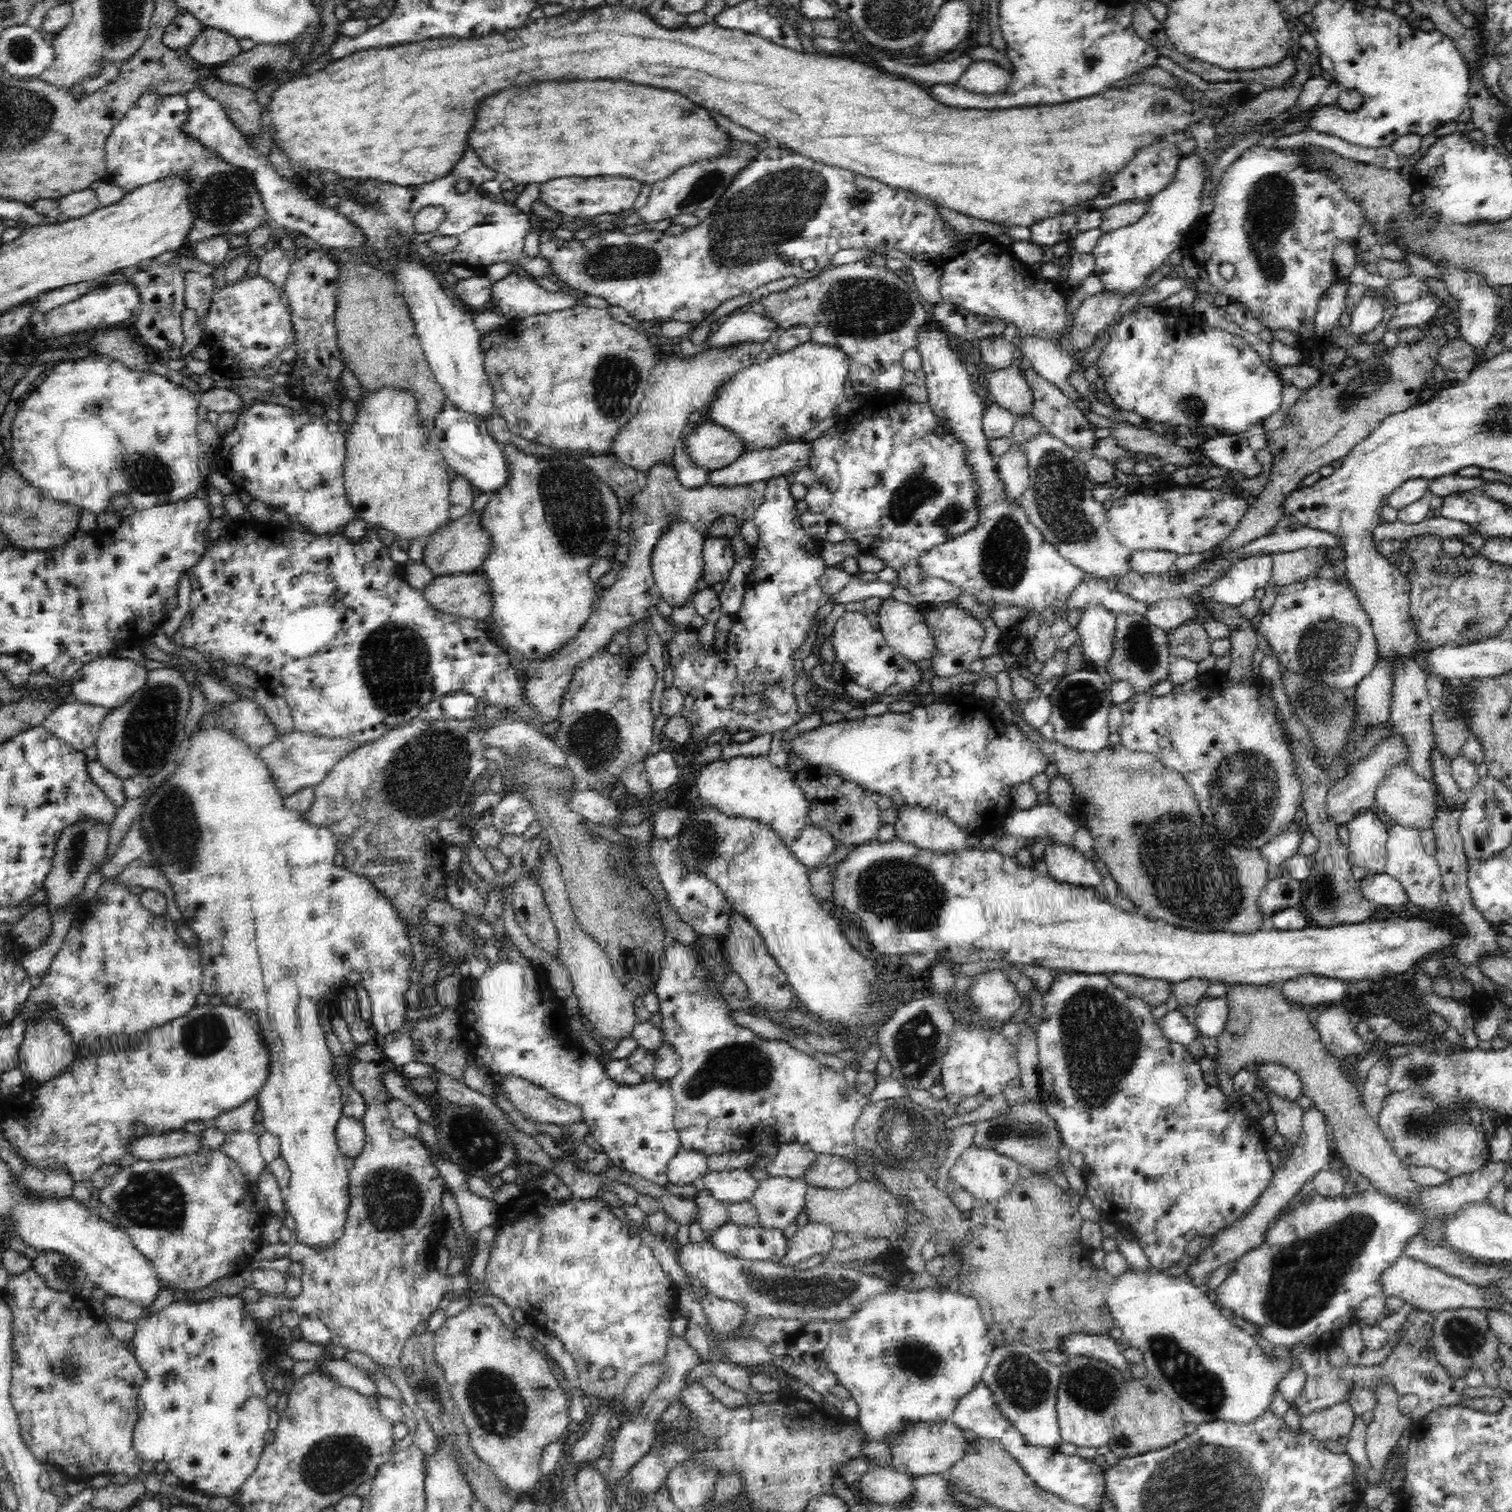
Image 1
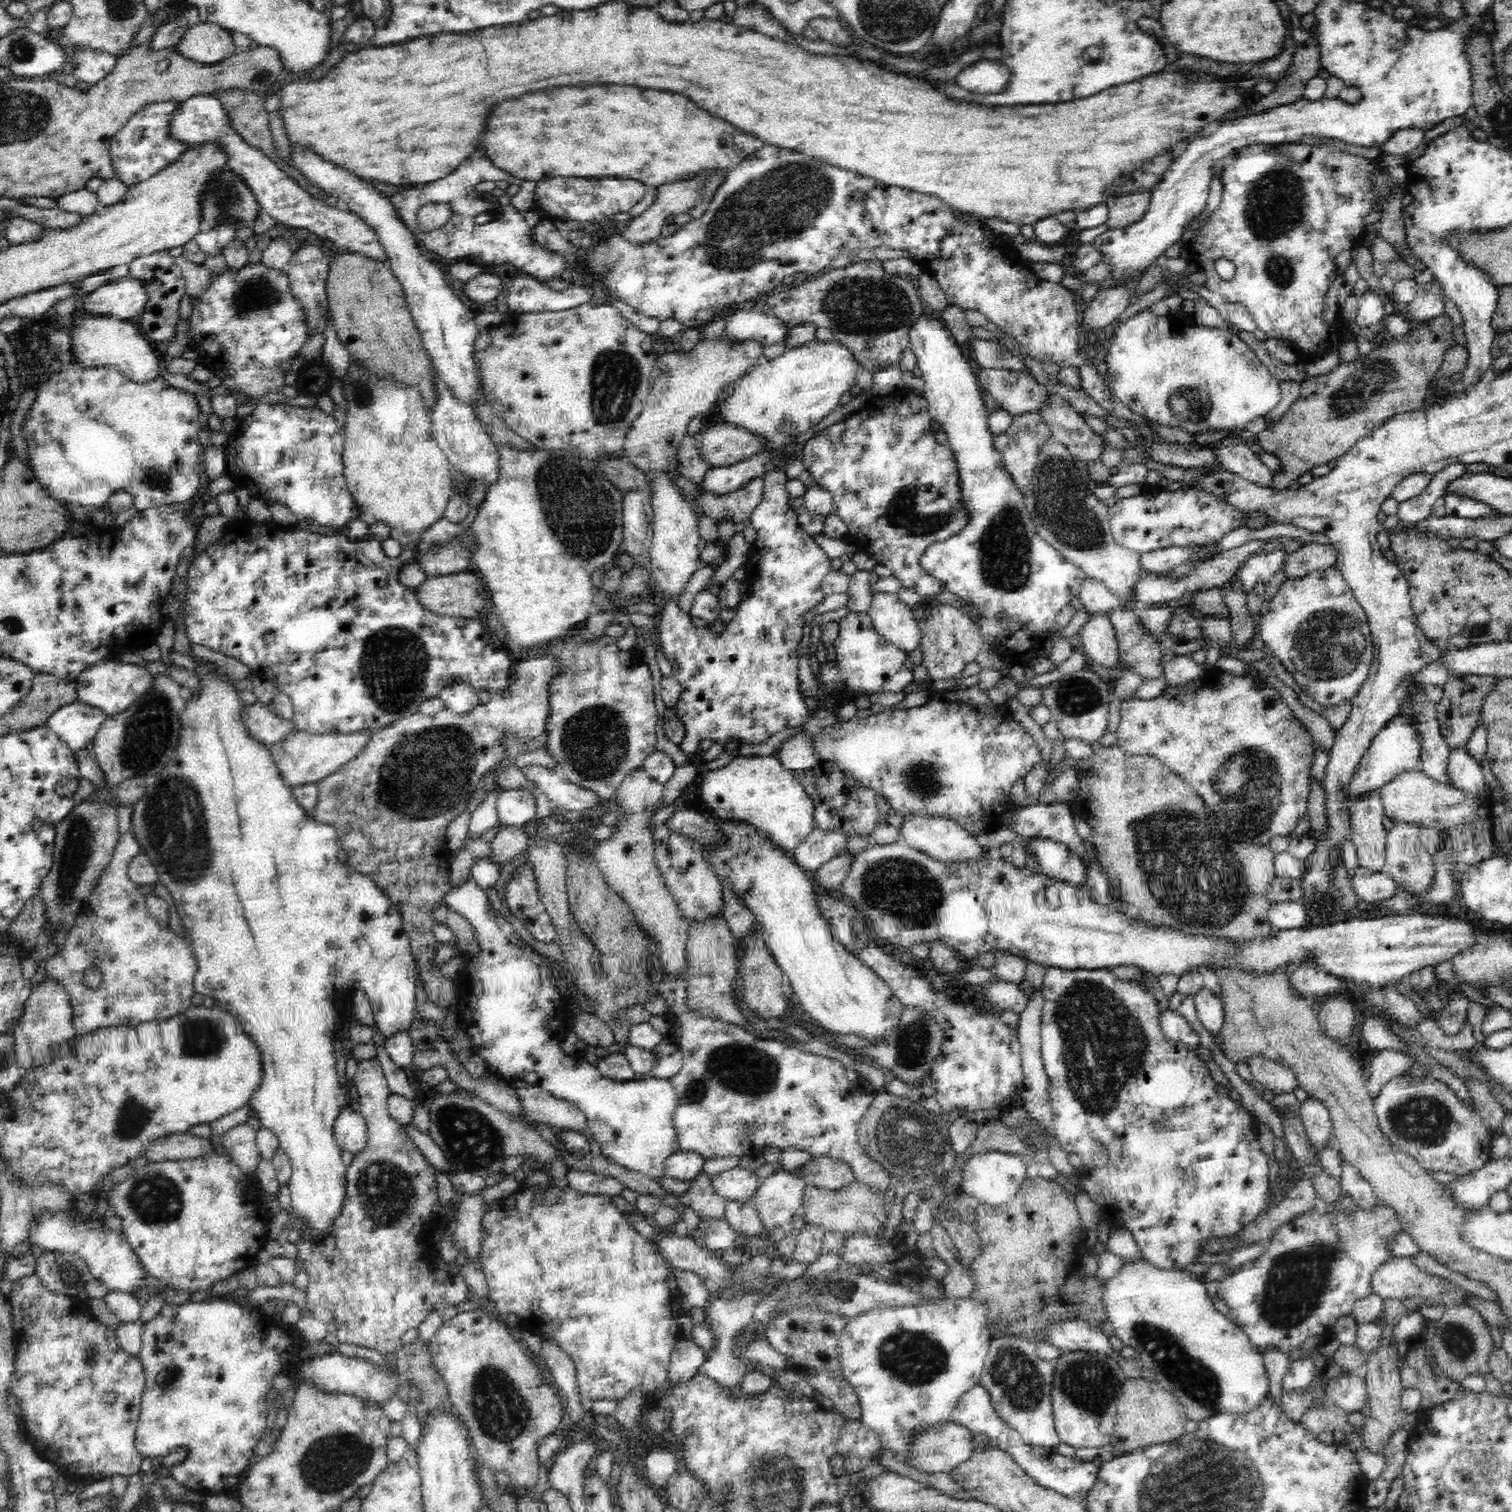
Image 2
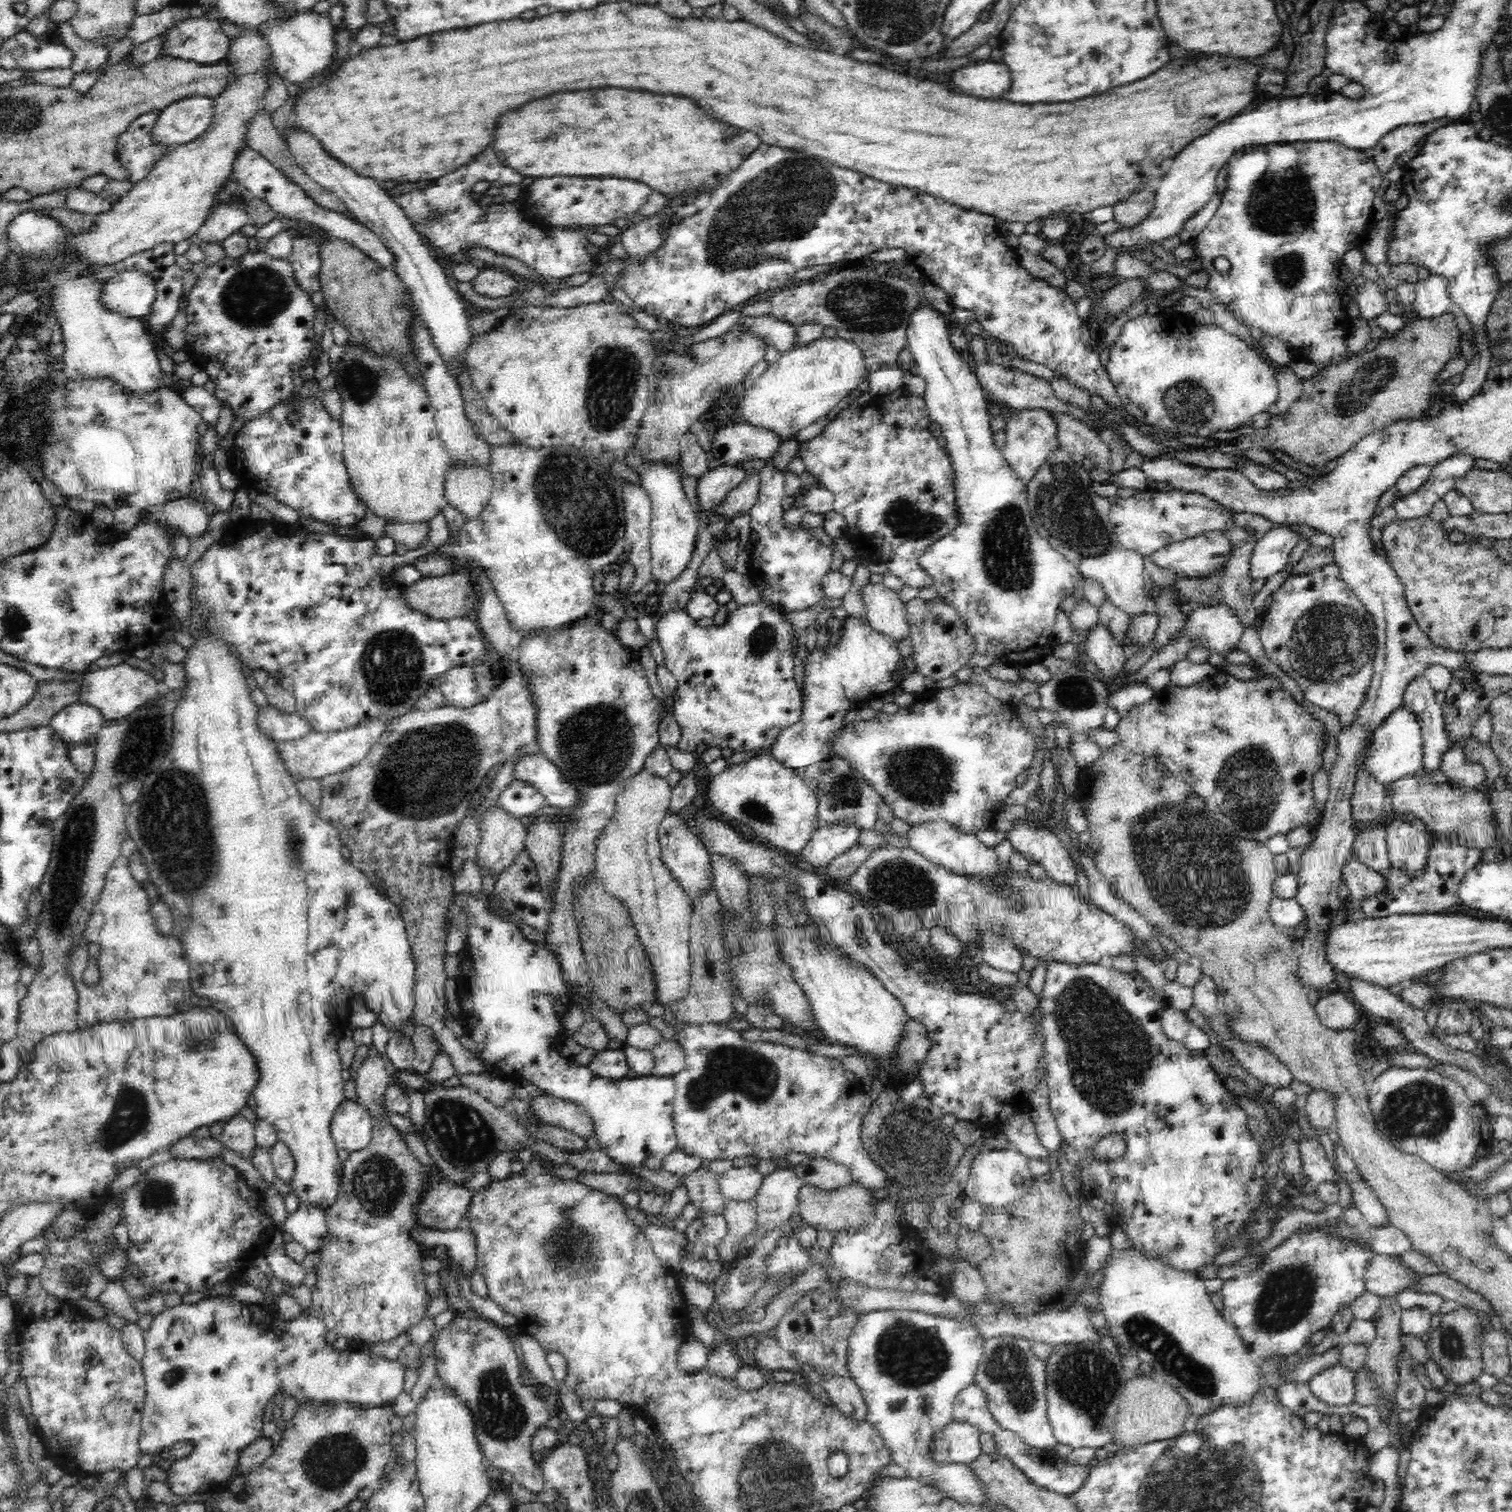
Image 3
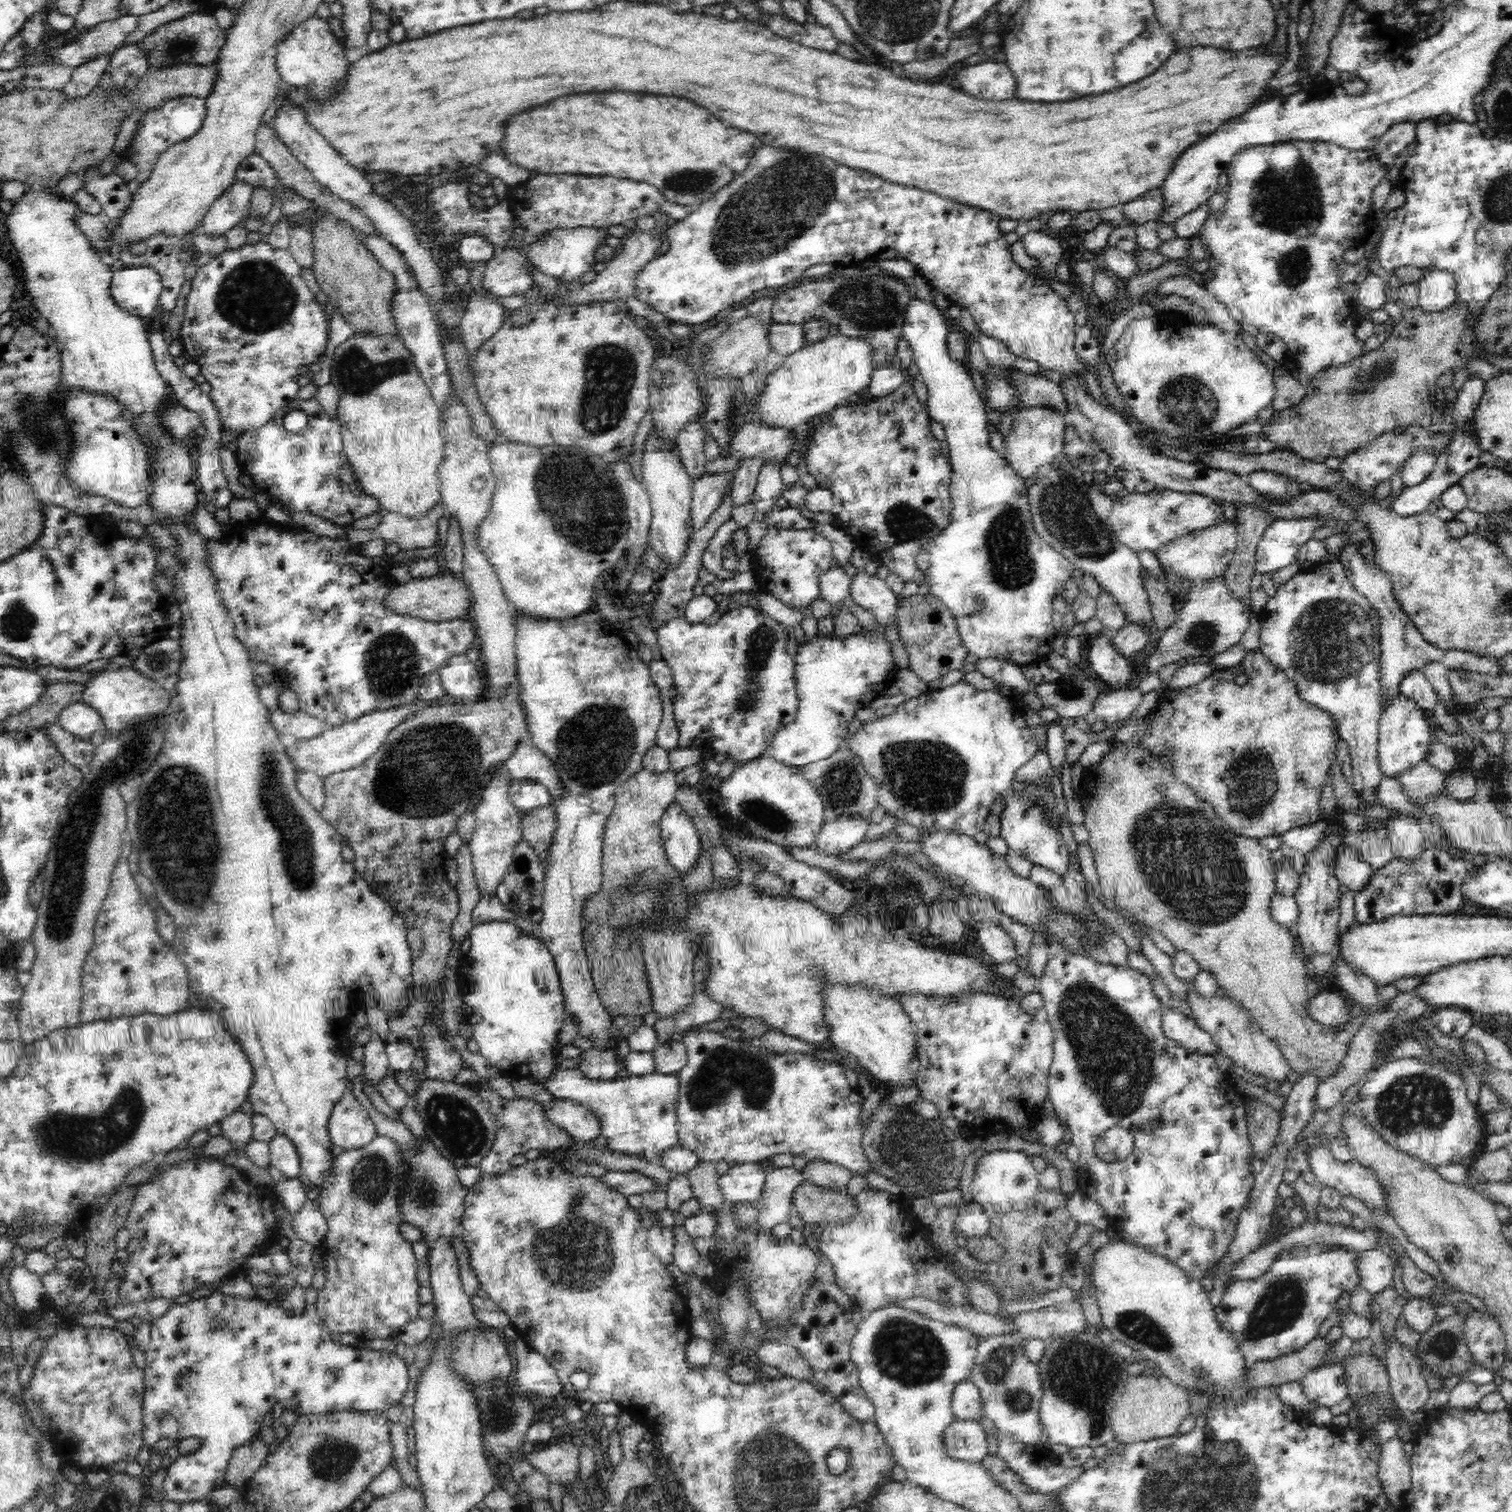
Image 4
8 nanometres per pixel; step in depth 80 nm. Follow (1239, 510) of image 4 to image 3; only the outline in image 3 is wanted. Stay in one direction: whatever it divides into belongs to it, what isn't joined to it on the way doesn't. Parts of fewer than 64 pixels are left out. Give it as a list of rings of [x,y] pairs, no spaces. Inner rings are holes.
[[[1258,534],[1250,542],[1238,543],[1232,549],[1229,559],[1225,562],[1223,575],[1218,581],[1220,596],[1226,605],[1234,609],[1238,621],[1244,623],[1244,628],[1251,627],[1259,622],[1260,614],[1252,605],[1253,593],[1250,591],[1250,556],[1254,546],[1261,539]]]

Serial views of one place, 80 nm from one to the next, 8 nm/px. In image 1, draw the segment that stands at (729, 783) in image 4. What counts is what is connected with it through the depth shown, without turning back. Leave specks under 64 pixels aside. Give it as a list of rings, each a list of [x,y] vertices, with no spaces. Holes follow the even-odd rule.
[[[742,756],[705,765],[700,769],[695,783],[699,798],[704,800],[705,805],[731,817],[766,823],[790,846],[809,823],[807,799],[794,778],[794,772],[776,768],[767,756]]]

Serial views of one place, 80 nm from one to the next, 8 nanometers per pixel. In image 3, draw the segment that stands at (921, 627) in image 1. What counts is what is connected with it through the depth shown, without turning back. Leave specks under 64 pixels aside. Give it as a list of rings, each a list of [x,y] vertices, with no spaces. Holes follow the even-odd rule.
[[[868,583],[861,588],[860,596],[867,608],[866,619],[874,630],[894,642],[910,638],[905,602],[899,593],[890,590],[884,583]]]

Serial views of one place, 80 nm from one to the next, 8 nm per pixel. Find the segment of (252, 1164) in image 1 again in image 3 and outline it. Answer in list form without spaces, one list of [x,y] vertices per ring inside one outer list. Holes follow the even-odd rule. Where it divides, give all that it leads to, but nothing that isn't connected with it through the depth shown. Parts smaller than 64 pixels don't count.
[[[241,1114],[230,1117],[220,1133],[220,1141],[226,1148],[251,1160],[253,1148],[257,1145],[253,1123],[242,1117]]]

